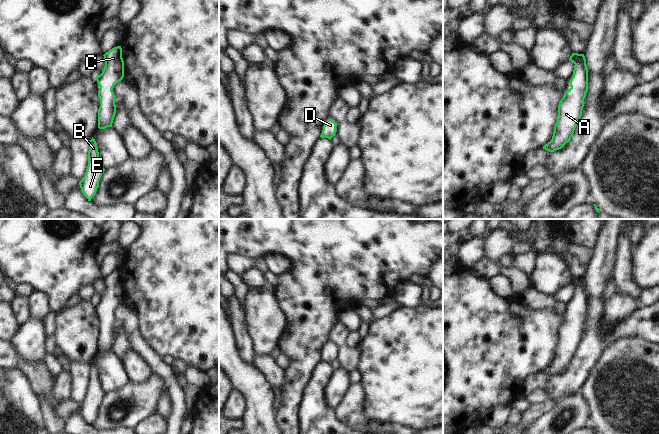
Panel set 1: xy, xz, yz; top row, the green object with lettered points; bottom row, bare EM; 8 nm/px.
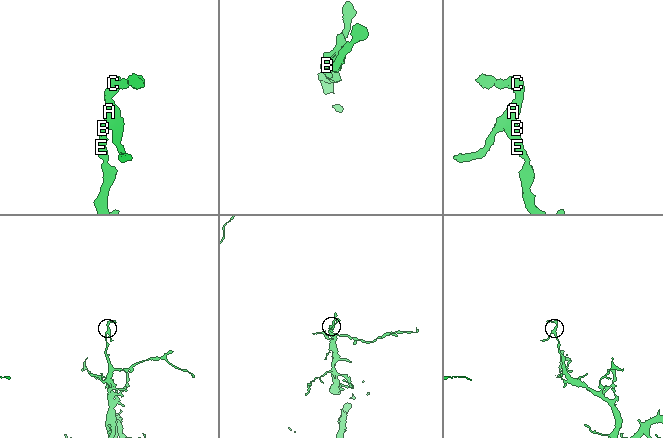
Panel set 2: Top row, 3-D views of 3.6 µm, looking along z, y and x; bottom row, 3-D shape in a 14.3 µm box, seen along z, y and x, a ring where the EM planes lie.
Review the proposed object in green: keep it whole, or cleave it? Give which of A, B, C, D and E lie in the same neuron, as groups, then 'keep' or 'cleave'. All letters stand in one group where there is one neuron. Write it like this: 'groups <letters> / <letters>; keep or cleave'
groups A B C D E; keep

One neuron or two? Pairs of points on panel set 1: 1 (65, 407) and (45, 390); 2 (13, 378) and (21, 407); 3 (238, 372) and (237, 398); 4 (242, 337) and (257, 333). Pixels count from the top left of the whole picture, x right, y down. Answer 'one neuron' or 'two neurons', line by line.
1: one neuron
2: one neuron
3: two neurons
4: two neurons

